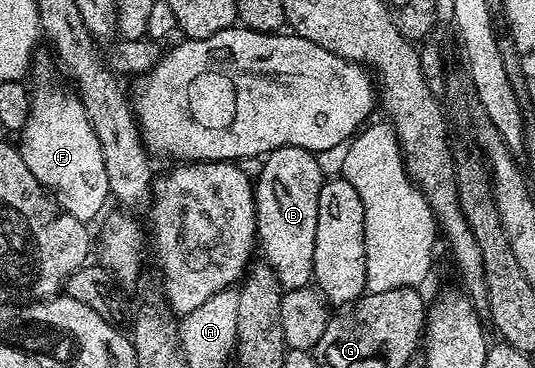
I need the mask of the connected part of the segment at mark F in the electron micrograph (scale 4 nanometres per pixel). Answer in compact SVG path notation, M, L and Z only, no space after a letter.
M39 50L33 57L33 76L35 72L39 81L35 88L33 84L29 118L21 133L23 144L18 145L18 150L33 178L37 178L64 212L73 214L78 220L91 222L111 196L105 158L101 158L101 142L97 142L97 134L78 95L70 87L62 88L50 80L56 65L48 56Z

